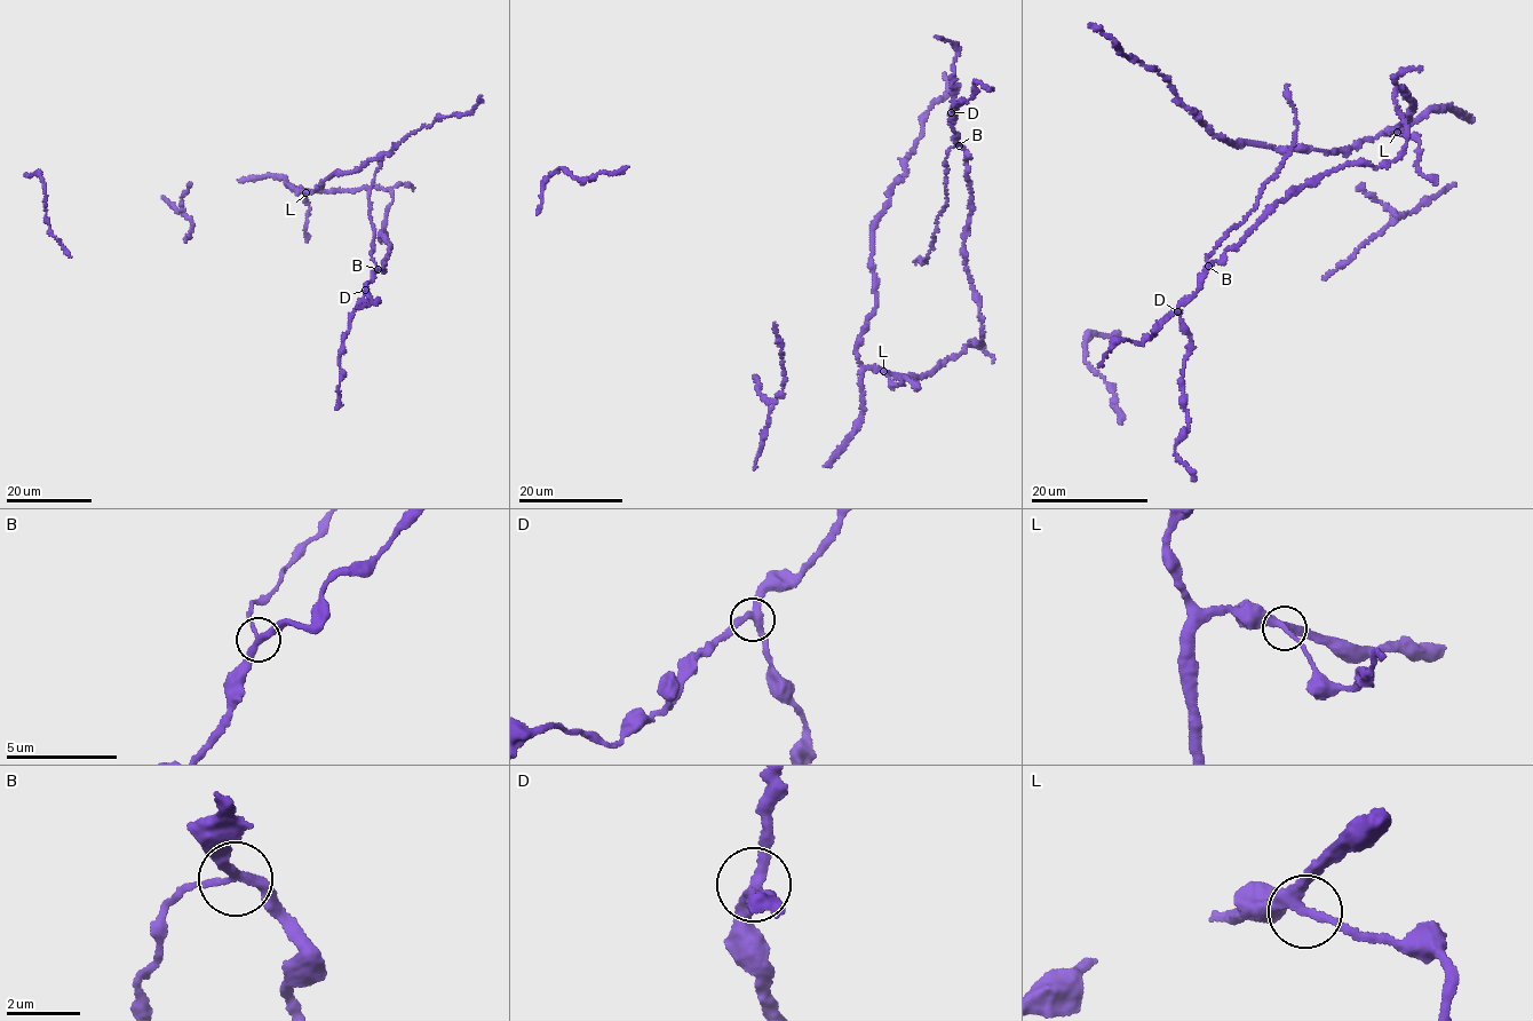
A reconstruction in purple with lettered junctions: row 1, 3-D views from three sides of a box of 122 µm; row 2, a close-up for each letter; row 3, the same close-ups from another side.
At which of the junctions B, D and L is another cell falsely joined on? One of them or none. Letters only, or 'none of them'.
B

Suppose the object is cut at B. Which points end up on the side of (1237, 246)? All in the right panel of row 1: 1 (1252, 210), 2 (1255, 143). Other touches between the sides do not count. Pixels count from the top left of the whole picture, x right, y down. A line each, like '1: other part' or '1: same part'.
1: other part
2: same part

